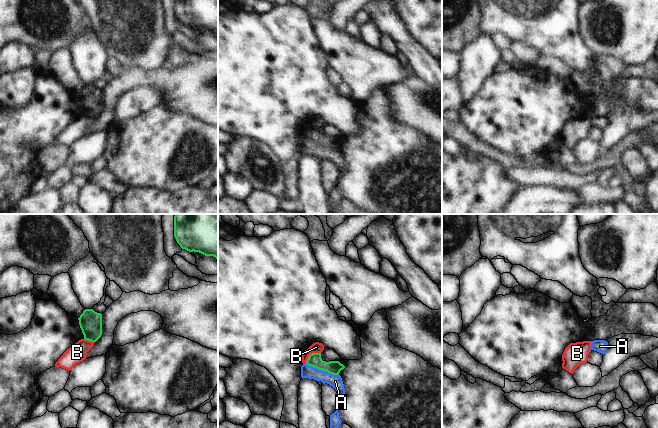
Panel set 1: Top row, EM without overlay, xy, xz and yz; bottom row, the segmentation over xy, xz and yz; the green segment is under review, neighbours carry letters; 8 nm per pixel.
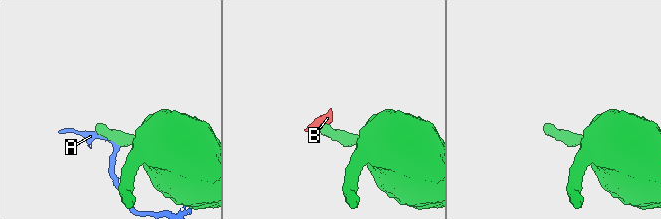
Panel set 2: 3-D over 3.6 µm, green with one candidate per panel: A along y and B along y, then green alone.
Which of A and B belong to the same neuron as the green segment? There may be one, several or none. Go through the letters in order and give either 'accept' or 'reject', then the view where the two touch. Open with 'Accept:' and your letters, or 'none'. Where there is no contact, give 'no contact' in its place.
Accept: none
A: reject; meets green in xz
B: reject; meets green in xz

